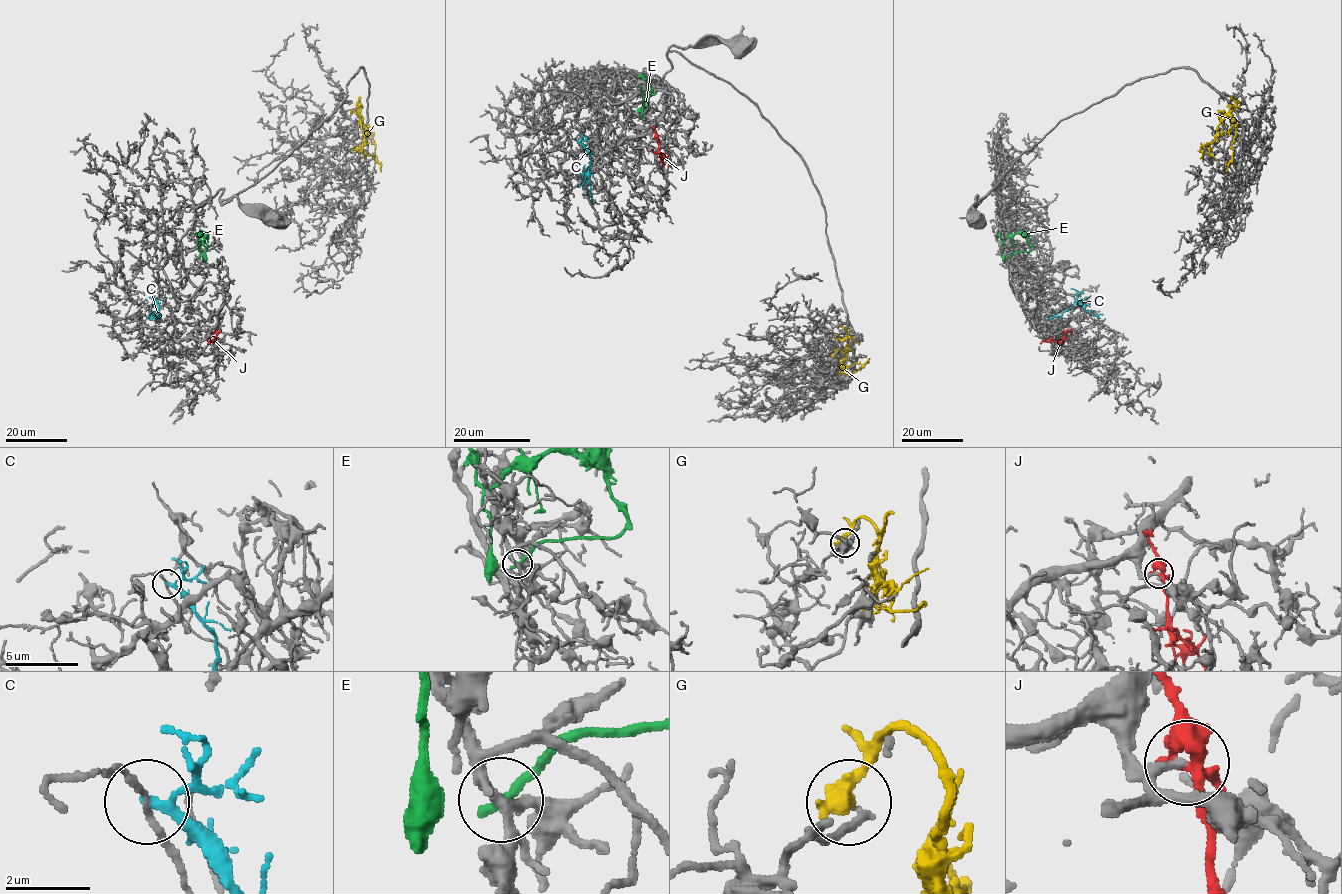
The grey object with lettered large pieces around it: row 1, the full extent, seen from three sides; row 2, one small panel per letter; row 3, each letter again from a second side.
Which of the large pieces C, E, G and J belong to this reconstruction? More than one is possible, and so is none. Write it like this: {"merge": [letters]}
{"merge": ["J"]}

